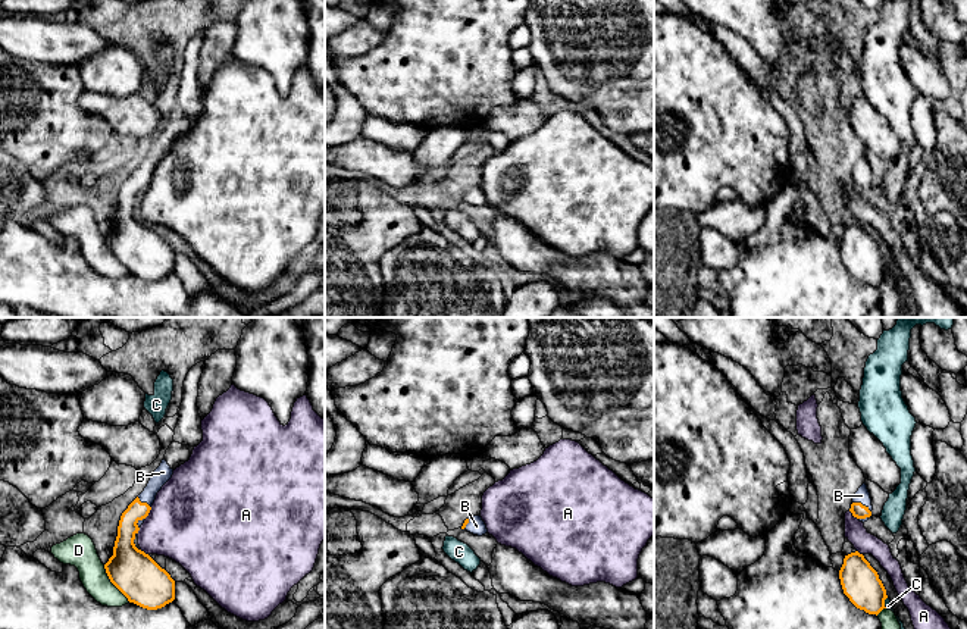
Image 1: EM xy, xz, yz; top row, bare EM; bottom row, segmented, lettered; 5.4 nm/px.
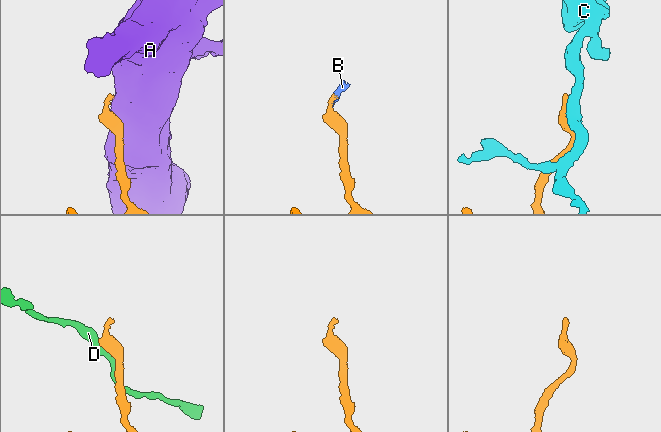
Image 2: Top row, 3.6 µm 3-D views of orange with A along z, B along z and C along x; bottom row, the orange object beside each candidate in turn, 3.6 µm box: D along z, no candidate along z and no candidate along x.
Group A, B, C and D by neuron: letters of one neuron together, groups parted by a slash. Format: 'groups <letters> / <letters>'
groups A / B / C / D

